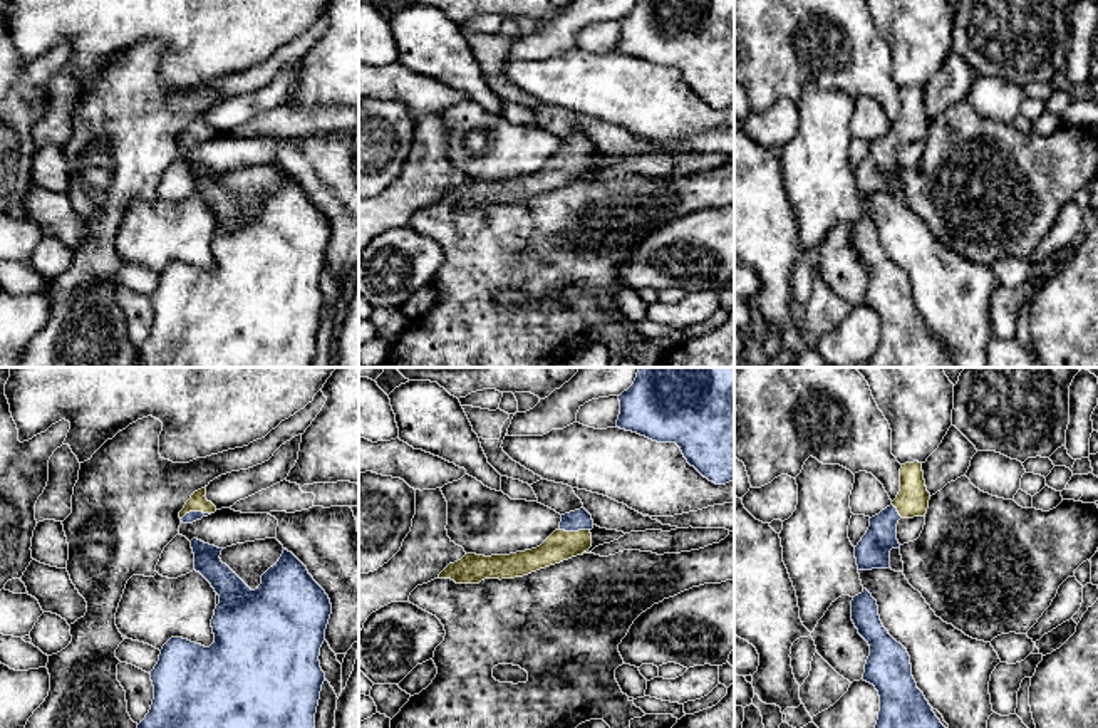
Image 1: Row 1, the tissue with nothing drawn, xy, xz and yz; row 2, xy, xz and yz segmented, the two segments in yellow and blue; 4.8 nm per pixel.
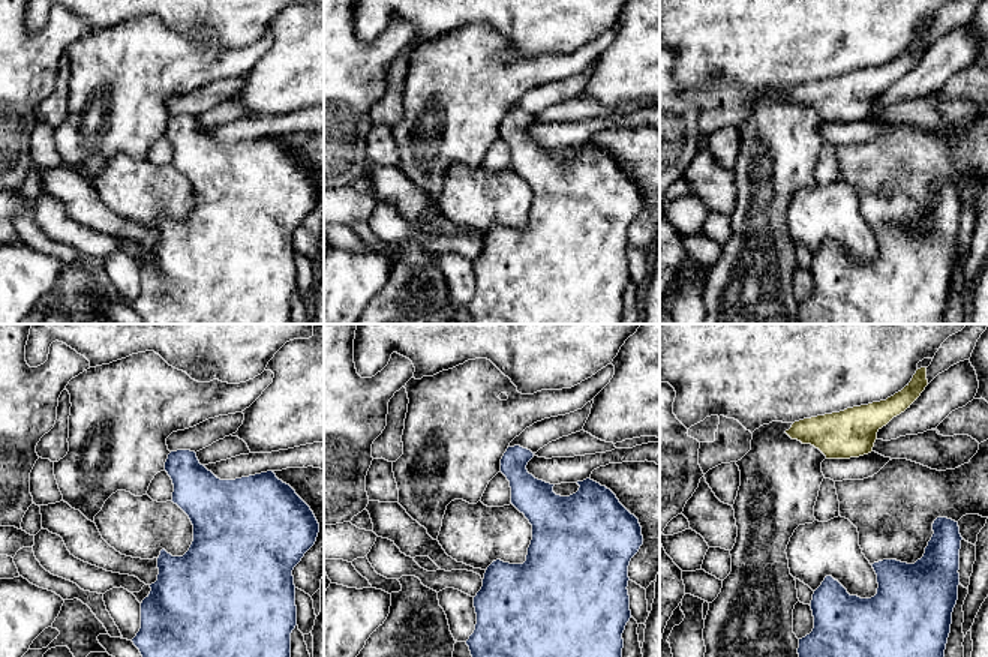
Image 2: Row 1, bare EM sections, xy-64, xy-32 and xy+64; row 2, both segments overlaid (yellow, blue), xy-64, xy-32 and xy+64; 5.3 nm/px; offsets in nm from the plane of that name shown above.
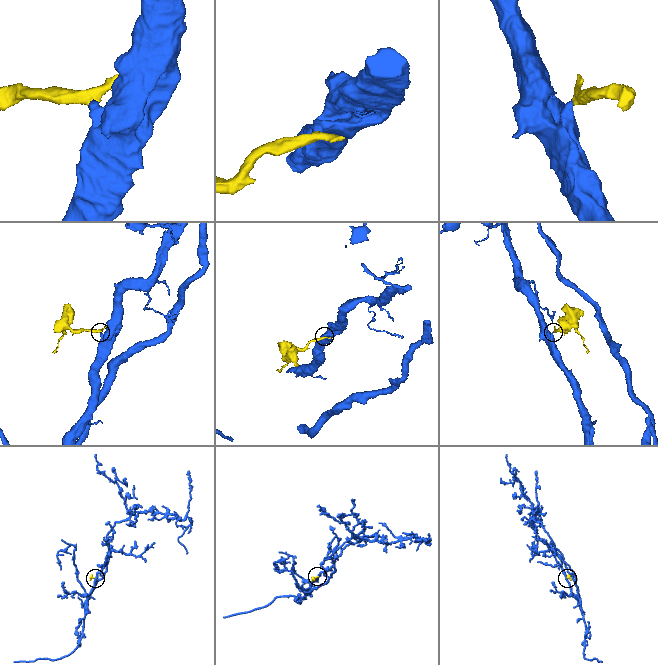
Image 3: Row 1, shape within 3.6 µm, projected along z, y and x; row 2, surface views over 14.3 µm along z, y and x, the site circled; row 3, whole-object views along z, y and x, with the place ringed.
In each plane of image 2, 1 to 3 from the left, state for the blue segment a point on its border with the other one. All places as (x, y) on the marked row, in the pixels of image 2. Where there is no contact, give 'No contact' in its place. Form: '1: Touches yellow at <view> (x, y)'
1: No contact
2: No contact
3: No contact

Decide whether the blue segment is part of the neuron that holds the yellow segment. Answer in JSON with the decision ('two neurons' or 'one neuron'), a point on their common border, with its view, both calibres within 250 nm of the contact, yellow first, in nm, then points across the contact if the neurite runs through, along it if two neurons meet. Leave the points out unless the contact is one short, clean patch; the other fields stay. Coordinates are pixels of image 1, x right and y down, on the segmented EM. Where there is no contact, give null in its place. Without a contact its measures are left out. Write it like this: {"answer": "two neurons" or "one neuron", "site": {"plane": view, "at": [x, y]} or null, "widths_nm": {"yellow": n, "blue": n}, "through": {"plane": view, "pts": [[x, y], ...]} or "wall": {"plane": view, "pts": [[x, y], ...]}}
{"answer": "one neuron", "site": {"plane": "xz", "at": [574, 532]}, "widths_nm": {"yellow": 150, "blue": 100}, "through": {"plane": "xz", "pts": [[560, 546], [574, 532], [580, 519]]}}

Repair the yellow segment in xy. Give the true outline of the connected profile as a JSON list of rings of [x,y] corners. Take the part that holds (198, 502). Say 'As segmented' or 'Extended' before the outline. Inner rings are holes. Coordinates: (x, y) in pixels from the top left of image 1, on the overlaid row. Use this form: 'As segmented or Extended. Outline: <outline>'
Extended. Outline: [[[206,486],[194,491],[186,502],[184,508],[179,512],[183,523],[193,523],[216,512],[216,507],[206,500]]]

